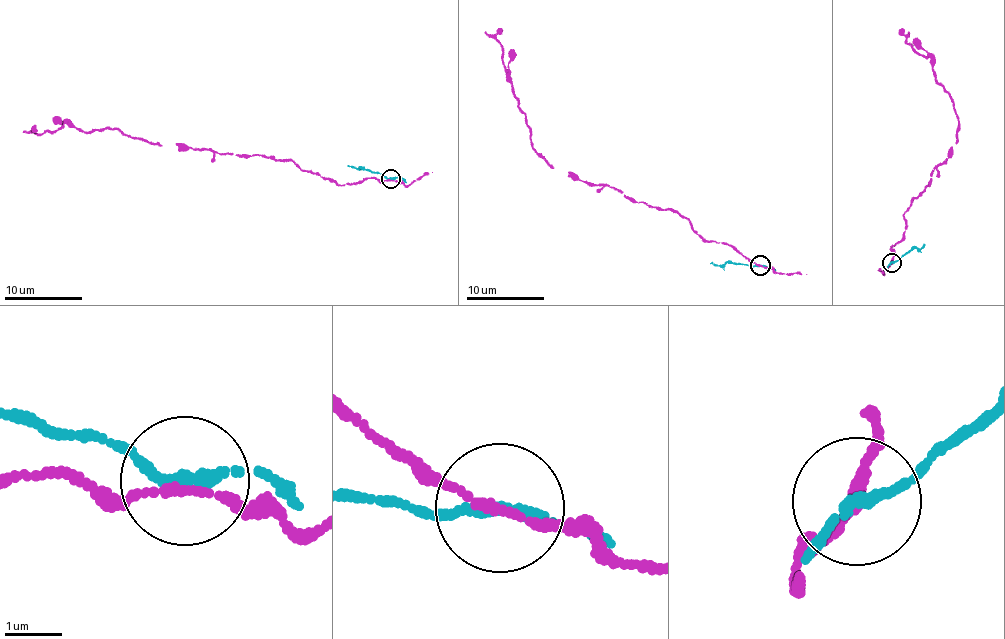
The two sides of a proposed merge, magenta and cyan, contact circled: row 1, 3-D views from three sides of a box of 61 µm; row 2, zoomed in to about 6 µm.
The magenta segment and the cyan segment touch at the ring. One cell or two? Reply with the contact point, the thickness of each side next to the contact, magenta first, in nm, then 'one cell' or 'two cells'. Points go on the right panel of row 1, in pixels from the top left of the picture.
(891, 262) | 130/170 nm | two cells

